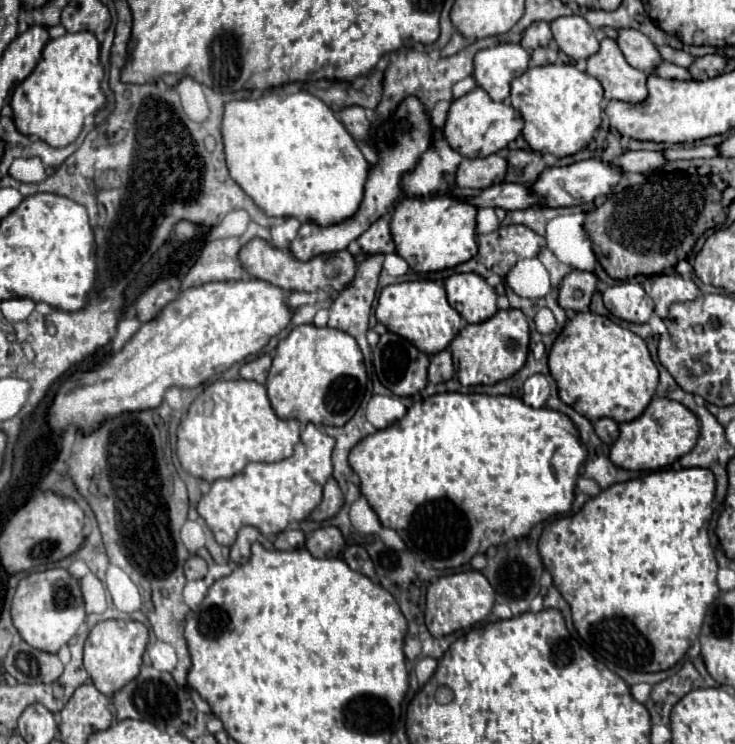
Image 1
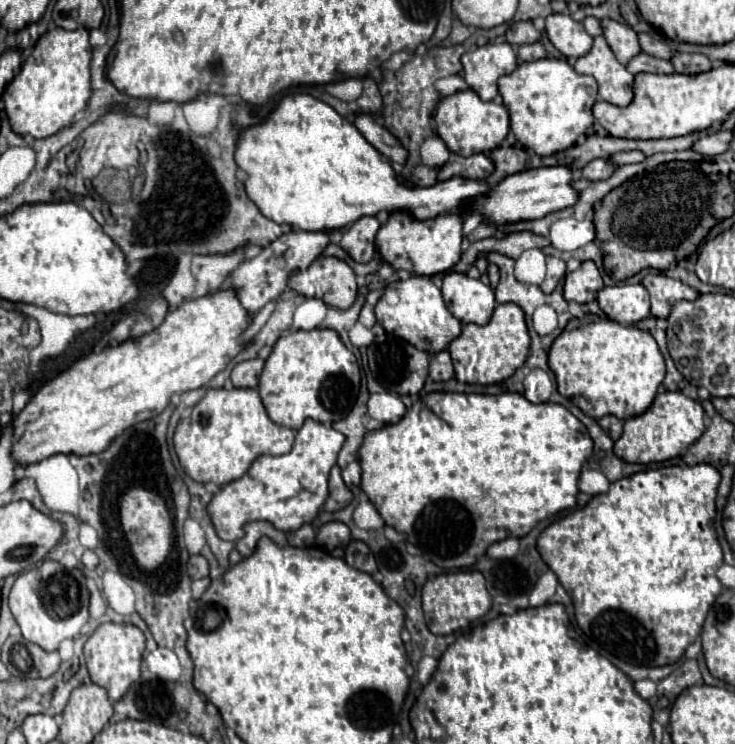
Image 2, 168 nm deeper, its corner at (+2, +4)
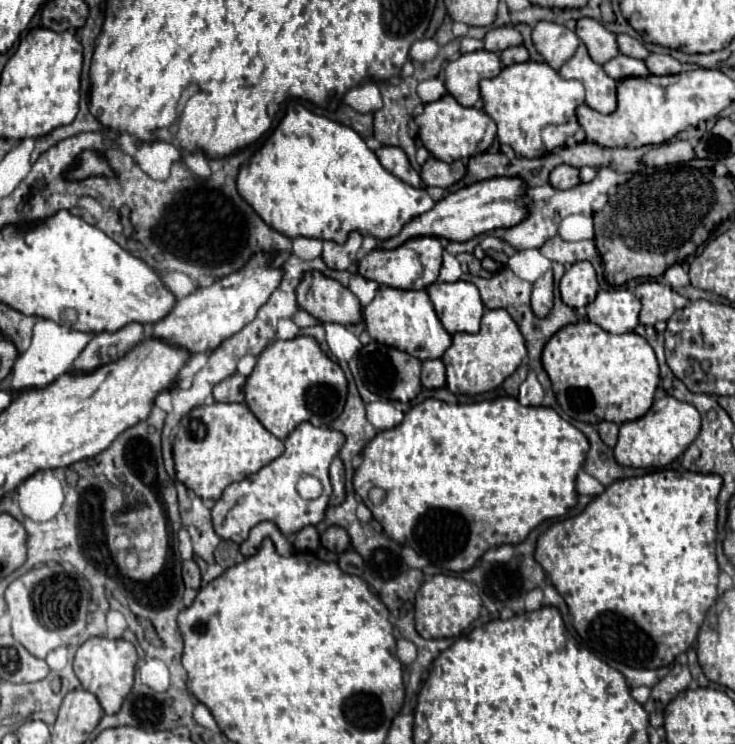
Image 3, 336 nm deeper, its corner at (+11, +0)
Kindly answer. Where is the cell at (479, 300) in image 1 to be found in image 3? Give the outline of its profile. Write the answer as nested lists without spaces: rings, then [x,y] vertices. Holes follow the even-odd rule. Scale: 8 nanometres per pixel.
[[[438,281],[428,287],[428,295],[448,333],[476,333],[480,329],[484,303],[474,283]]]

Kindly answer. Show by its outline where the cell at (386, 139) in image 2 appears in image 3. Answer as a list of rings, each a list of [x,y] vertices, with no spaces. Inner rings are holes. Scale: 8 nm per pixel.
[[[382,145],[378,151],[376,151],[380,163],[390,171],[394,173],[398,179],[402,179],[404,183],[412,185],[412,187],[422,187],[422,181],[420,181],[420,175],[412,169],[408,157],[404,155],[404,151],[400,147],[386,147]]]

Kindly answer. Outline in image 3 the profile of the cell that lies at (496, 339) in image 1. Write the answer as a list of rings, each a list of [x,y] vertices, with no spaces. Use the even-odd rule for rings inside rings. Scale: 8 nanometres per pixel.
[[[504,309],[486,311],[478,333],[456,333],[452,345],[442,355],[446,365],[446,385],[456,395],[478,395],[496,389],[510,377],[526,357],[526,345],[514,319]]]

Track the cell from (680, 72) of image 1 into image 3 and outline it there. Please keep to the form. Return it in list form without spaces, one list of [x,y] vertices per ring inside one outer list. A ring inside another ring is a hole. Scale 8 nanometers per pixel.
[[[616,55],[608,63],[604,63],[604,71],[616,81],[626,79],[626,77],[646,77],[646,75],[650,75],[648,67],[644,67],[644,61],[632,59],[628,55]]]

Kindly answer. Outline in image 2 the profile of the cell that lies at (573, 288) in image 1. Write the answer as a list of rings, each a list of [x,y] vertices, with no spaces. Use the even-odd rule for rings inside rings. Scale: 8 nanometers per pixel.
[[[583,261],[577,271],[567,273],[563,285],[565,299],[577,301],[581,305],[593,301],[601,289],[603,289],[603,279],[593,261]]]

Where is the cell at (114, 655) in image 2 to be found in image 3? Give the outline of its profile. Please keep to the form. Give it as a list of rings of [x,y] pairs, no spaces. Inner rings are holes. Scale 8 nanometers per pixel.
[[[92,637],[80,645],[74,657],[74,673],[80,679],[82,687],[94,693],[104,709],[104,713],[118,713],[122,701],[132,689],[134,683],[134,667],[138,661],[138,653],[134,645],[126,639],[108,639],[108,637]]]

